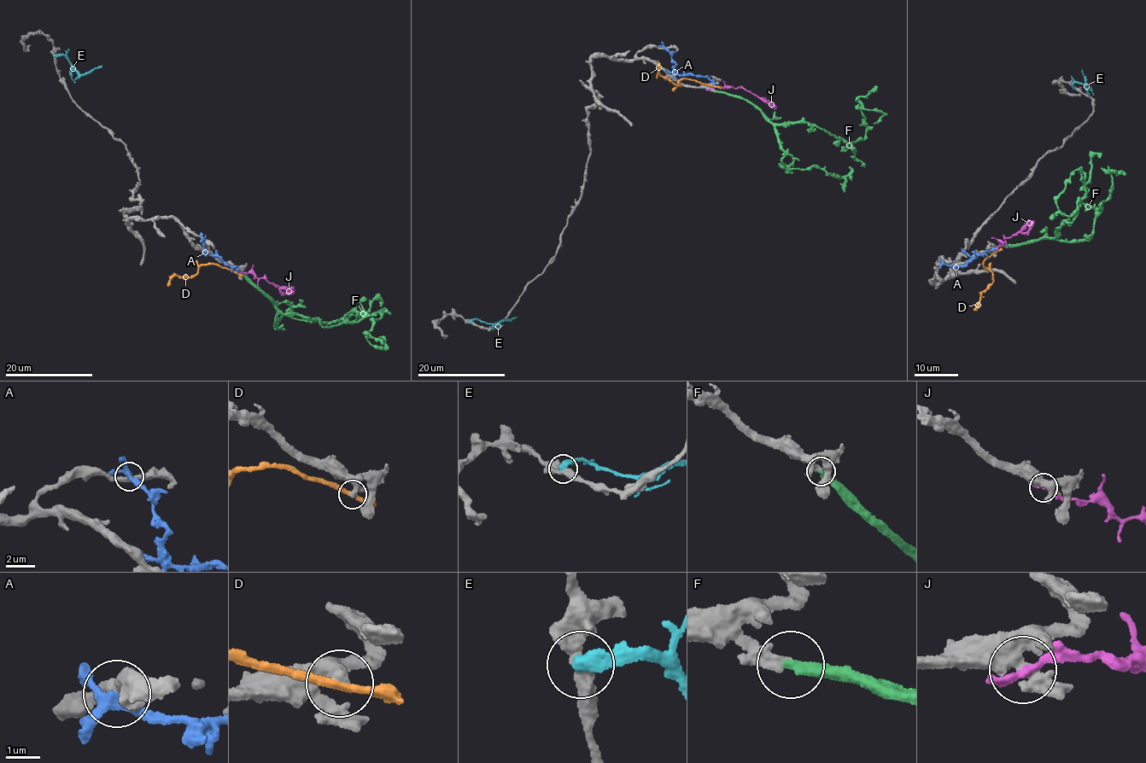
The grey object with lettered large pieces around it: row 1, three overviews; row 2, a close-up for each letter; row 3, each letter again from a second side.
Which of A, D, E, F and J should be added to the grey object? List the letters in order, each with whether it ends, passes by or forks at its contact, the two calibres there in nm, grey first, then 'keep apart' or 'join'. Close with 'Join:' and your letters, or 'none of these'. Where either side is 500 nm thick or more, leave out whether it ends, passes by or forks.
A: it forks; calibres 360 and 240 nm; keep apart
D: it passes by; calibres 460 and 240 nm; keep apart
E: it ends; calibres 360 and 420 nm; keep apart
F: it ends; calibres 360 and 360 nm; join
J: it ends; calibres 440 and 280 nm; keep apart
Join: F

